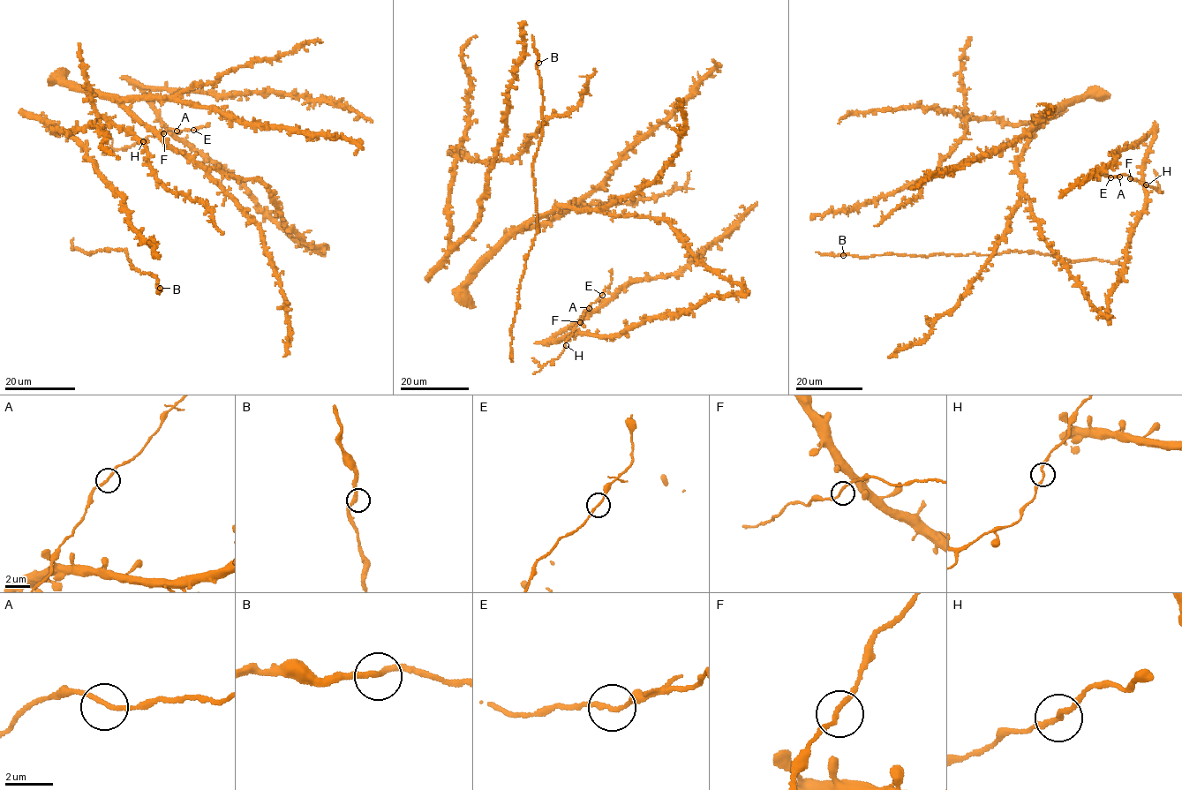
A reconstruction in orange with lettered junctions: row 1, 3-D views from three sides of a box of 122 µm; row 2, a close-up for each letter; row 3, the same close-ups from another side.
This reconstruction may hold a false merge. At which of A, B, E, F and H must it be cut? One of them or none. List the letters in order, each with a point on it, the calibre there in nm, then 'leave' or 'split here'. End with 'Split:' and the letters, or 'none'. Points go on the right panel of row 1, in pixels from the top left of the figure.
A: (1119, 176) | 190 nm | leave
B: (843, 255) | 240 nm | leave
E: (1110, 177) | 180 nm | leave
F: (1130, 178) | 170 nm | leave
H: (1146, 184) | 180 nm | leave
Split: none

